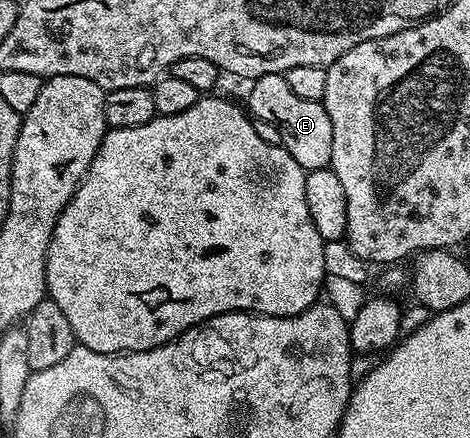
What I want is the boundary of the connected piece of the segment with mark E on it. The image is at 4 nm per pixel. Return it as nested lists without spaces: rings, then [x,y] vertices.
[[[273,72],[258,77],[249,85],[250,108],[253,119],[263,119],[276,126],[282,139],[282,147],[300,162],[307,172],[330,167],[332,158],[332,118],[328,118],[326,105],[320,100],[300,98],[289,88],[285,75]]]

